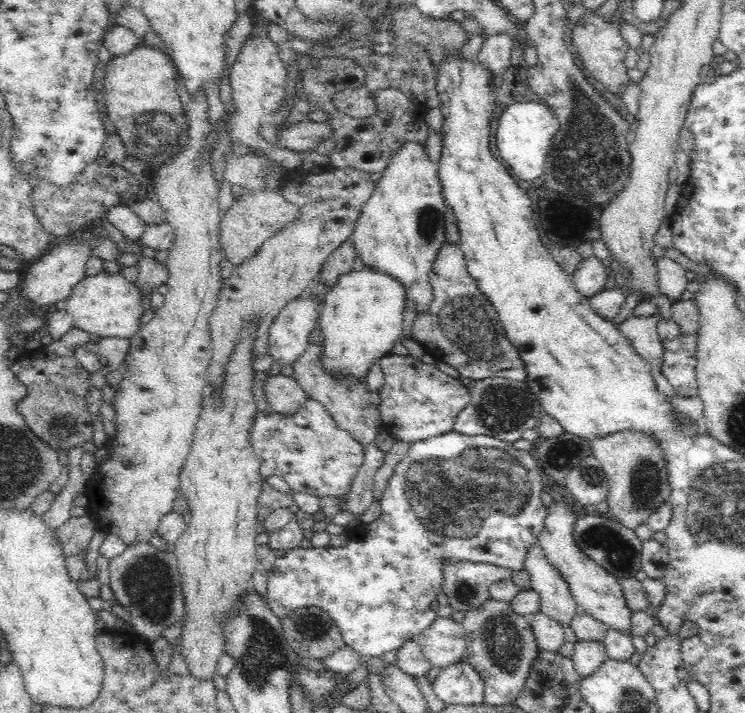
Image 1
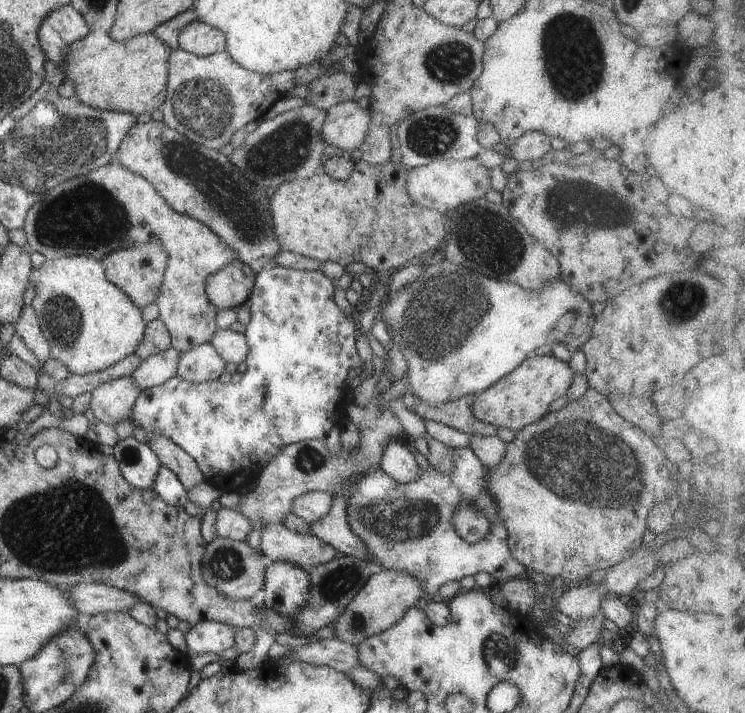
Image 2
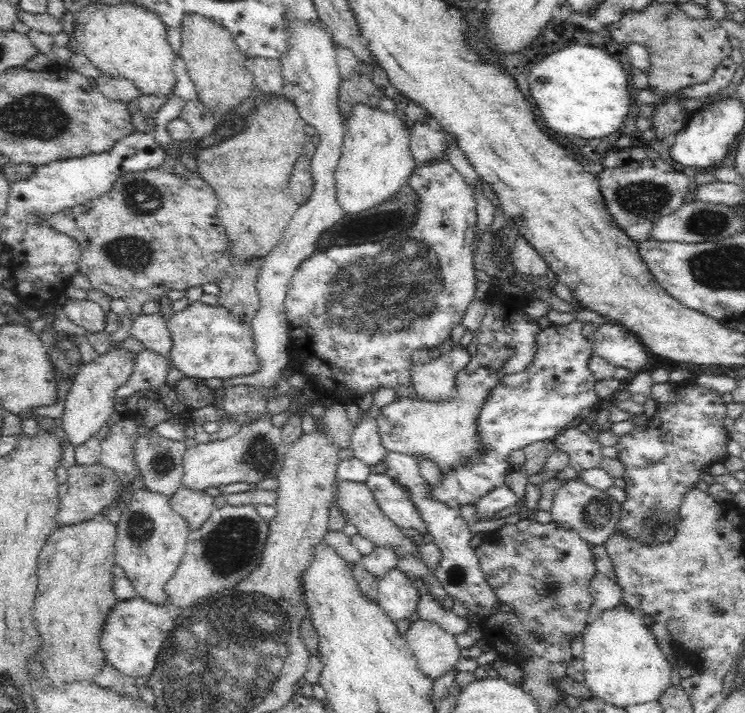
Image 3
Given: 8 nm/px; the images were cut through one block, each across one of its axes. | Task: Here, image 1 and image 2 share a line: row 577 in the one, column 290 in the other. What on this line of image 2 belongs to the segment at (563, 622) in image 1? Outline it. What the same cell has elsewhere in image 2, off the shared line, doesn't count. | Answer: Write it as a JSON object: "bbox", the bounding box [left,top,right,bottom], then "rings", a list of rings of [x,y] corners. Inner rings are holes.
{"bbox":[260,523,340,575],"rings":[[[268,523],[263,526],[260,548],[267,561],[292,562],[304,568],[309,575],[314,566],[326,564],[340,554],[324,540],[310,533],[288,530],[280,523]]]}

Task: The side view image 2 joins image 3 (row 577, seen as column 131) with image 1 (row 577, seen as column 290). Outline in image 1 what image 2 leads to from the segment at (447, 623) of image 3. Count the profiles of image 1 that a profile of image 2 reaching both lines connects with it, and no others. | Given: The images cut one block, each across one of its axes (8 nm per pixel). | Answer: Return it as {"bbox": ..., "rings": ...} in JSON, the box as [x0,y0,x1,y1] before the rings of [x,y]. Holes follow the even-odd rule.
{"bbox":[266,430,547,657],"rings":[[[454,430],[440,436],[432,436],[432,438],[411,443],[407,454],[395,466],[392,476],[387,481],[386,489],[379,500],[381,514],[377,520],[366,524],[356,523],[350,531],[346,546],[332,547],[326,545],[320,548],[305,549],[298,546],[275,560],[274,566],[268,574],[266,594],[266,602],[272,613],[282,620],[298,608],[317,607],[325,610],[332,617],[346,646],[352,648],[361,657],[381,657],[386,652],[400,650],[407,641],[416,639],[436,620],[437,615],[430,609],[430,604],[436,600],[438,594],[443,592],[441,566],[444,562],[470,561],[476,564],[494,564],[512,571],[524,569],[524,556],[526,556],[530,546],[538,543],[538,535],[544,528],[544,520],[547,515],[547,508],[540,499],[540,494],[547,488],[540,486],[540,470],[534,462],[534,455],[532,452],[528,452],[528,454],[526,452],[526,450],[516,450],[511,442],[504,442],[486,435],[466,436]]]}

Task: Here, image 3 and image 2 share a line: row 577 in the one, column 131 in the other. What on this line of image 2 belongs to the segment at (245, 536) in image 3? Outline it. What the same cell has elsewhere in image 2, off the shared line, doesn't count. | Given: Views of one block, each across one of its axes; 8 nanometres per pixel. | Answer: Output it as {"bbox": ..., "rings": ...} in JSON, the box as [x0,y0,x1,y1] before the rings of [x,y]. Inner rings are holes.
{"bbox":[23,159,236,353],"rings":[[[117,159],[88,174],[80,175],[80,178],[64,180],[48,190],[40,200],[32,204],[32,208],[28,209],[23,230],[26,232],[28,251],[40,252],[48,260],[82,255],[102,261],[104,256],[122,250],[130,244],[146,244],[150,240],[160,240],[162,248],[168,254],[168,262],[164,272],[164,282],[155,303],[159,308],[162,322],[170,332],[171,347],[181,353],[211,342],[217,329],[216,314],[219,310],[206,294],[206,280],[226,263],[236,260],[236,252],[232,252],[232,248],[228,248],[228,245],[200,220],[174,212],[148,180],[124,168]]]}

